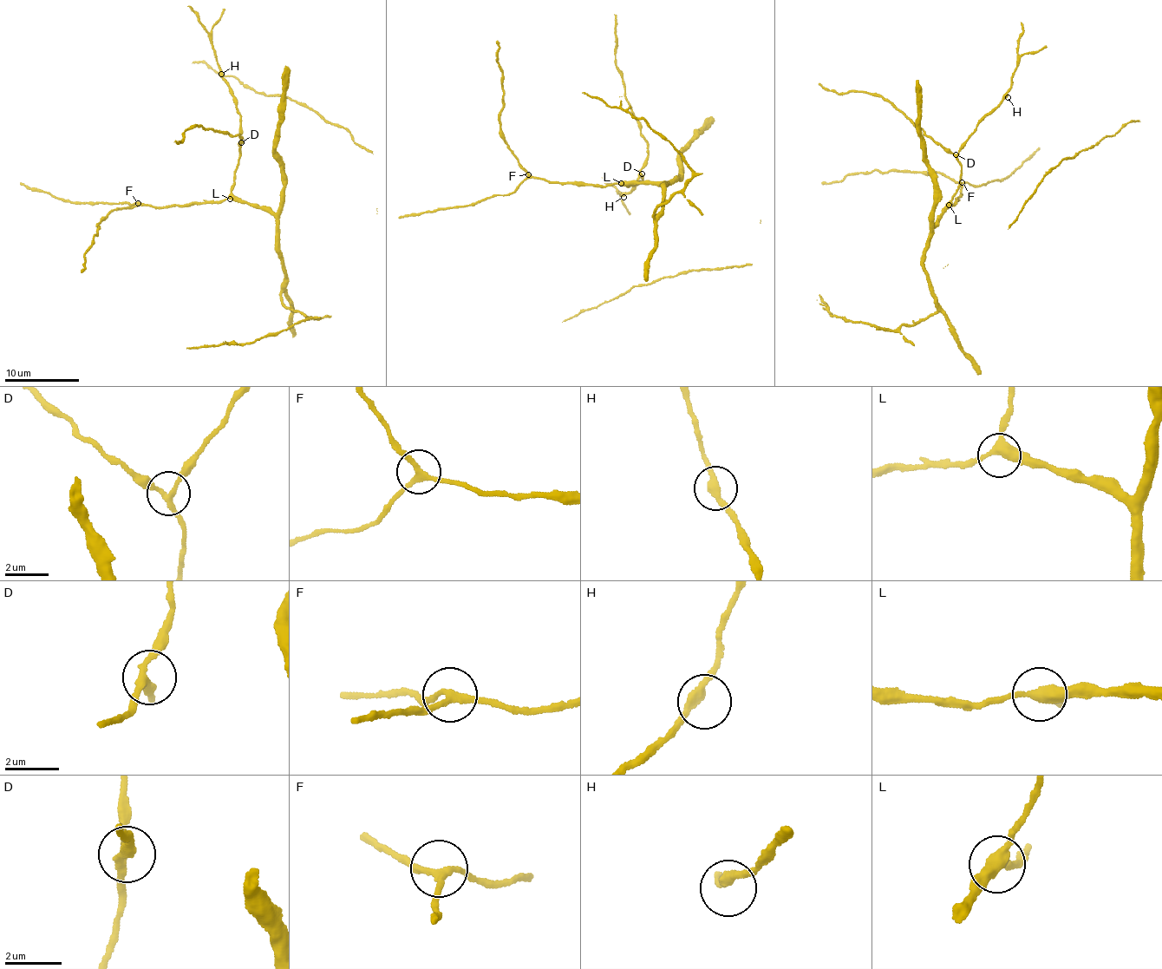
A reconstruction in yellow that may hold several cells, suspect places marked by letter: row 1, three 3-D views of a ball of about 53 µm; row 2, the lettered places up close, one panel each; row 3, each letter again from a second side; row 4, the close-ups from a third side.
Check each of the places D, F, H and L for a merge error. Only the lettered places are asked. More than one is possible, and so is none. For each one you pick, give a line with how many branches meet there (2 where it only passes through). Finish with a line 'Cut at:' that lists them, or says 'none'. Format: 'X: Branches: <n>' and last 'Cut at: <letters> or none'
Cut at: none

